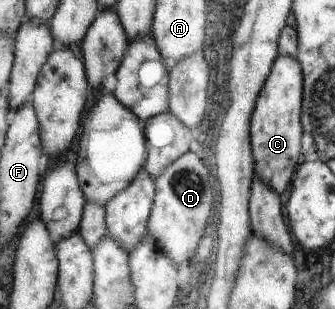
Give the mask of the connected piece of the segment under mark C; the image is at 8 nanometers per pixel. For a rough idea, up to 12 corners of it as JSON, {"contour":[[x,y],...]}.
{"contour":[[278,56],[250,133],[279,196],[301,156],[303,71]]}

